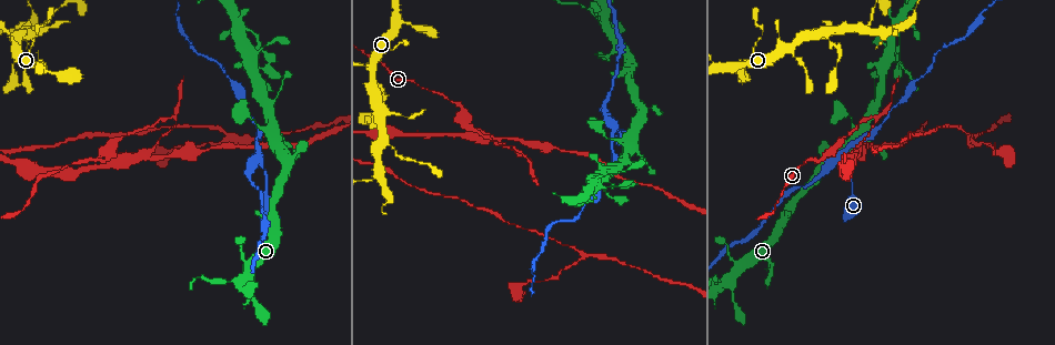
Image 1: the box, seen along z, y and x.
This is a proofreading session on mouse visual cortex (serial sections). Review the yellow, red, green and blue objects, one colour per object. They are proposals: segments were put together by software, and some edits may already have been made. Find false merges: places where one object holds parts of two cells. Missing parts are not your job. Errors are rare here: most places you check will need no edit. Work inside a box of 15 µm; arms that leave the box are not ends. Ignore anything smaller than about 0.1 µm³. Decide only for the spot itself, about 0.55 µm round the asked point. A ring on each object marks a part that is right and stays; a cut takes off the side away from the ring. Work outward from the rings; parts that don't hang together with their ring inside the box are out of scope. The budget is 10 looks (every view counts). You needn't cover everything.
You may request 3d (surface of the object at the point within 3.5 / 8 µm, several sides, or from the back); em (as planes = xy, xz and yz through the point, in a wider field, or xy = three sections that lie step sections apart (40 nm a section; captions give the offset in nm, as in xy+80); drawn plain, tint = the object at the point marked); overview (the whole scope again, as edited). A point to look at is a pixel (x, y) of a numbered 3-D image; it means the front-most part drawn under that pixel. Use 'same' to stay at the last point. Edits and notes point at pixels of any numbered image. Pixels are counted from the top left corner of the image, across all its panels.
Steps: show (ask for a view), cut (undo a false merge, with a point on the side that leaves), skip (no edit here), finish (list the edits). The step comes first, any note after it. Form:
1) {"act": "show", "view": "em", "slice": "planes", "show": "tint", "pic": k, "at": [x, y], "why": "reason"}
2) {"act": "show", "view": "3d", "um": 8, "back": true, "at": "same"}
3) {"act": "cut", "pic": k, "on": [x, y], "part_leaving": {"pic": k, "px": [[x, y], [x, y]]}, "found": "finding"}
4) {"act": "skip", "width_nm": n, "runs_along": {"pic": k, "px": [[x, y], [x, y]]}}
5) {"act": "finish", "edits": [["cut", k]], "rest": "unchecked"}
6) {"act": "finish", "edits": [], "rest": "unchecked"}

{"act": "show", "view": "3d", "um": 3.5, "pic": 1, "at": [426, 89], "why": "thin neck"}

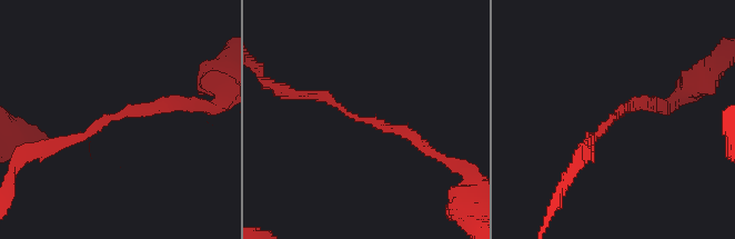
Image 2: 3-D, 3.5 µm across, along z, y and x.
{"act": "show", "view": "em", "slice": "xy", "step": 1, "show": "tint", "pic": 2, "at": [611, 120], "why": "shape alone is not enough"}

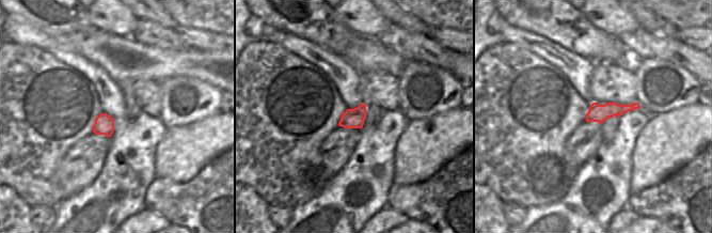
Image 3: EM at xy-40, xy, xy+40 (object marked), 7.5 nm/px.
{"act": "skip", "runs_along": {"pic": 2, "px": [[303, 95], [402, 129], [426, 149]]}, "found": "all the same cell"}

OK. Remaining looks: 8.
{"act": "show", "view": "3d", "um": 3.5, "pic": 1, "at": [873, 127], "why": "sharp bend"}

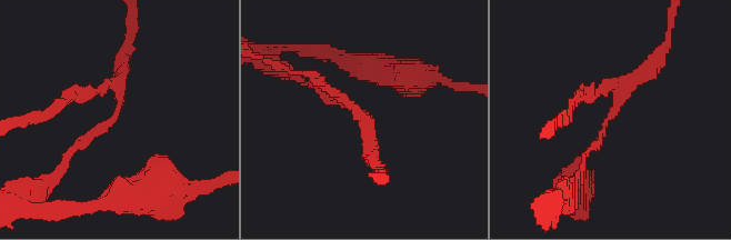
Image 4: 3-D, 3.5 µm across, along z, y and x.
{"act": "show", "view": "em", "slice": "xy", "step": 2, "show": "tint", "pic": 4, "at": [105, 129]}

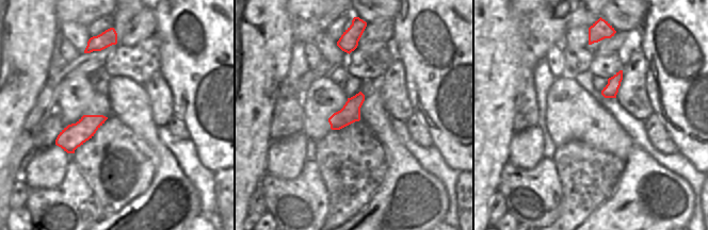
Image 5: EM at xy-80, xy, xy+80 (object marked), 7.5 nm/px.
{"act": "skip", "arm_widths_nm": [100, 150], "runs_along": {"pic": 4, "px": [[100, 90], [121, 93], [114, 118], [52, 176]]}, "found": "all the same cell"}

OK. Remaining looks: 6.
{"act": "show", "view": "3d", "um": 3.5, "pic": 1, "at": [259, 156], "why": "three arms meet"}

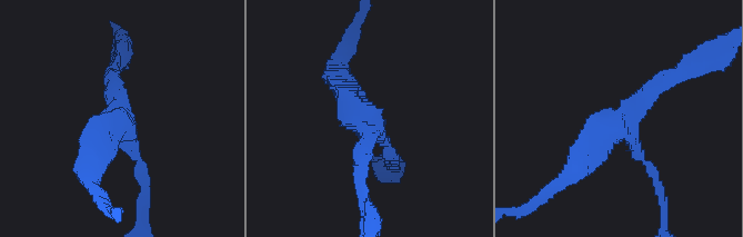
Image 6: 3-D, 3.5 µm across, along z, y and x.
{"act": "show", "view": "em", "slice": "xy", "step": 1, "show": "tint", "pic": 6, "at": [120, 123]}

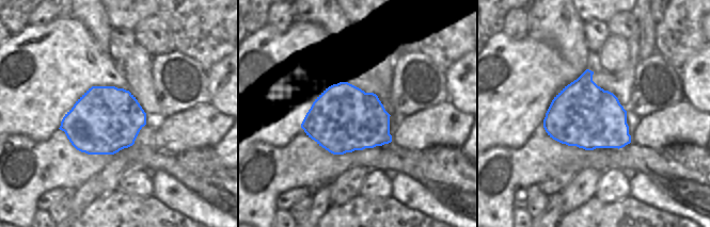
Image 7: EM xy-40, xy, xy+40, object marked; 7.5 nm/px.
{"act": "show", "view": "em", "slice": "xy", "step": 5, "show": "tint", "at": "same", "why": "cut it another way"}

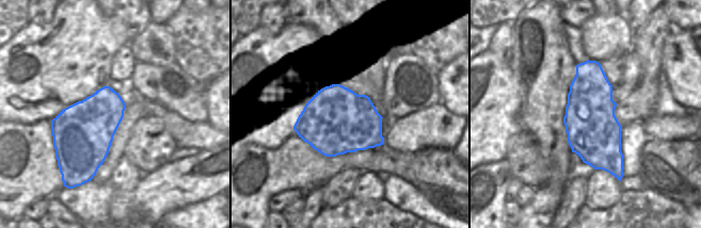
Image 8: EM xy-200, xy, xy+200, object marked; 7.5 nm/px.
{"act": "skip", "arm_widths_nm": [150, 200, 350], "runs_along": {"pic": 6, "px": [[143, 183], [109, 77]]}, "found": "continuous, no second cell"}

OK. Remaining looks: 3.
{"act": "show", "view": "3d", "um": 3.5, "back": true, "pic": 1, "at": [855, 27], "why": "three arms meet"}

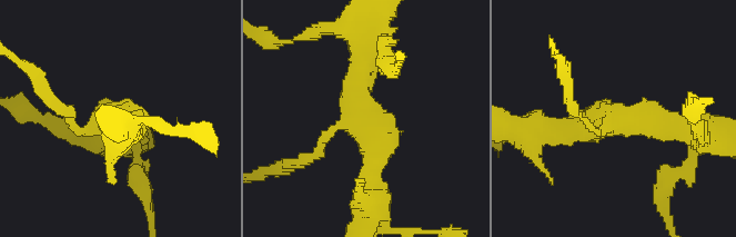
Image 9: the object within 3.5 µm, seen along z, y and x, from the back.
{"act": "show", "view": "em", "slice": "planes", "show": "tint", "pic": 9, "at": [619, 118], "arms": 3, "arm_widths_nm": [100, 350, 350], "why": "now the EM"}

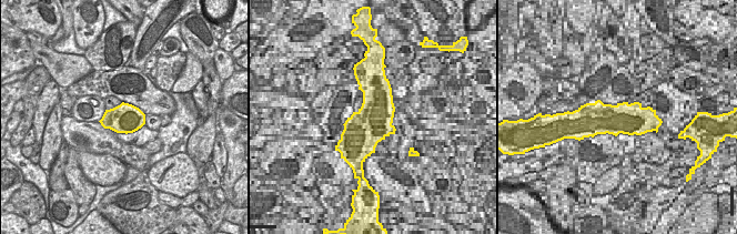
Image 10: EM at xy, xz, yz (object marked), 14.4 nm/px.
{"act": "skip", "runs_along": {"pic": 9, "px": [[361, 40], [371, 179]]}, "found": "all the same cell"}

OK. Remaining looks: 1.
{"act": "finish", "edits": [], "rest": "unchecked"}

